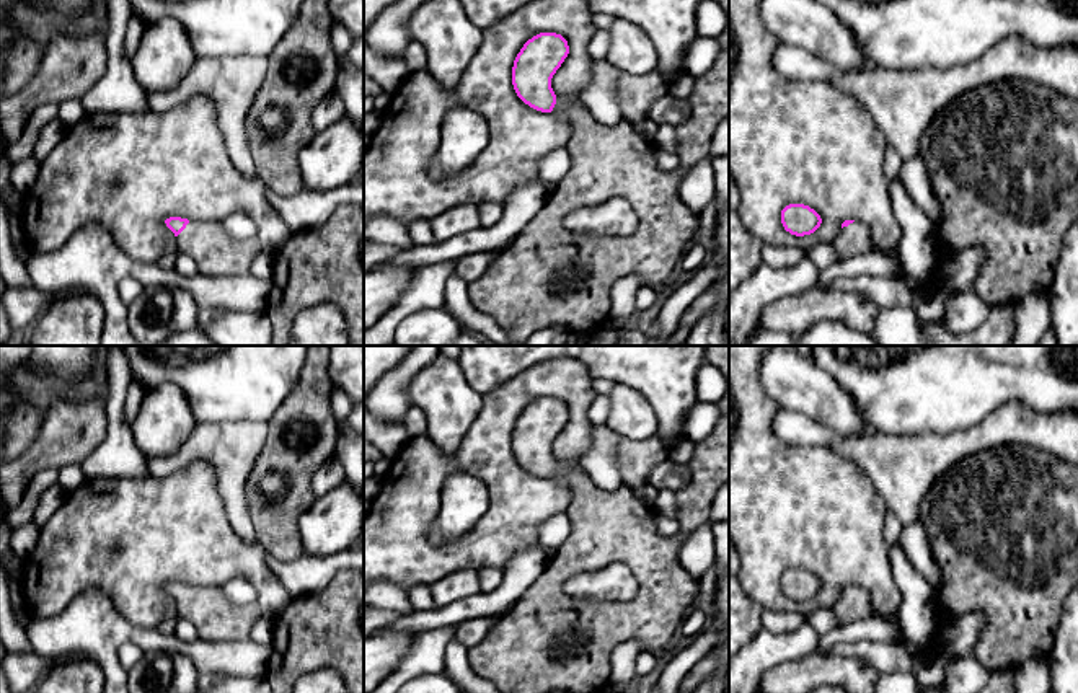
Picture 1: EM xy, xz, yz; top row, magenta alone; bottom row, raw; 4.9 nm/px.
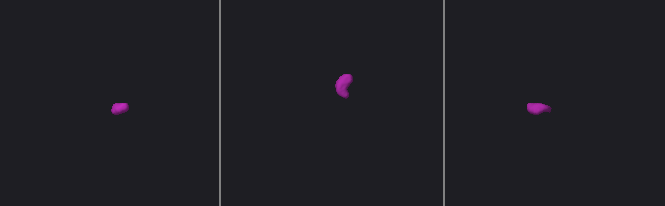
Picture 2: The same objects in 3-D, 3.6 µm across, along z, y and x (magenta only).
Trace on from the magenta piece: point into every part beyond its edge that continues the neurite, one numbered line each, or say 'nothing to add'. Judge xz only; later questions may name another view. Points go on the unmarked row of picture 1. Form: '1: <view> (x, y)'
1: xz (545, 641)

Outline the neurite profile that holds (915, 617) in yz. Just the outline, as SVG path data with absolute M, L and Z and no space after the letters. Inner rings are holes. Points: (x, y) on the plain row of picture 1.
M889 545L892 577L900 590L897 623L902 629L905 649L925 651L936 638L938 626L933 615L934 589L908 561L902 545Z

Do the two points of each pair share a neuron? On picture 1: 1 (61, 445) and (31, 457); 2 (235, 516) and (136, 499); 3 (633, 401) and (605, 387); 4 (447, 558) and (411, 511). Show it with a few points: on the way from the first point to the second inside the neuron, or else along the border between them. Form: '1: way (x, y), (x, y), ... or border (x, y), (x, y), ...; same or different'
1: way (54, 447), (38, 455); same
2: border (214, 478), (229, 524), (240, 537), (253, 542); different
3: border (617, 384), (607, 393); different
4: way (434, 553), (411, 530), (411, 524); same

